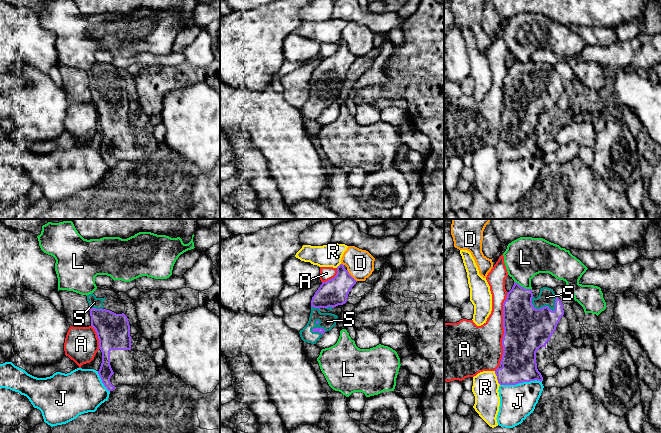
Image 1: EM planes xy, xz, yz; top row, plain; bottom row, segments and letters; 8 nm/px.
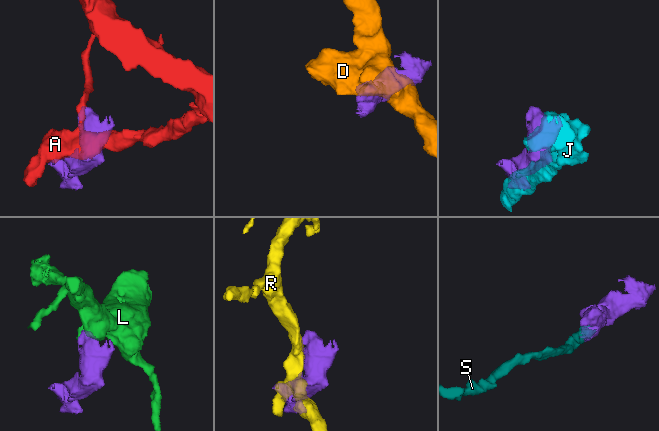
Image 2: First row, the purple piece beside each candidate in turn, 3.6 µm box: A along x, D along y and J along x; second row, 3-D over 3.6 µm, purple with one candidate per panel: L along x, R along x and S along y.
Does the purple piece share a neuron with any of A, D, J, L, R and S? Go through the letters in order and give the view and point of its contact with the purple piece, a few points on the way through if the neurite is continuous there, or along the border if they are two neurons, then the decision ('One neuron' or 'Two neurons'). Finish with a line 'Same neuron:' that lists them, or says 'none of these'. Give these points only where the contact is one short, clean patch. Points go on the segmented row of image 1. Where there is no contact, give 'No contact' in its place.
A: Touches purple at yz (503, 327). Two neurons
D: Touches purple at xz (350, 275). Boundary: xz (347, 269), (348, 273), (356, 281). Two neurons
J: Touches purple at yz (521, 382). Two neurons
L: Touches purple at yz (523, 287). Boundary: yz (514, 281), (531, 290). Two neurons
R: Touches purple at yz (497, 378). Two neurons
S: Touches purple at yz (548, 307). Path across: yz (526, 329), (548, 307), (546, 297). One neuron
Same neuron: S

